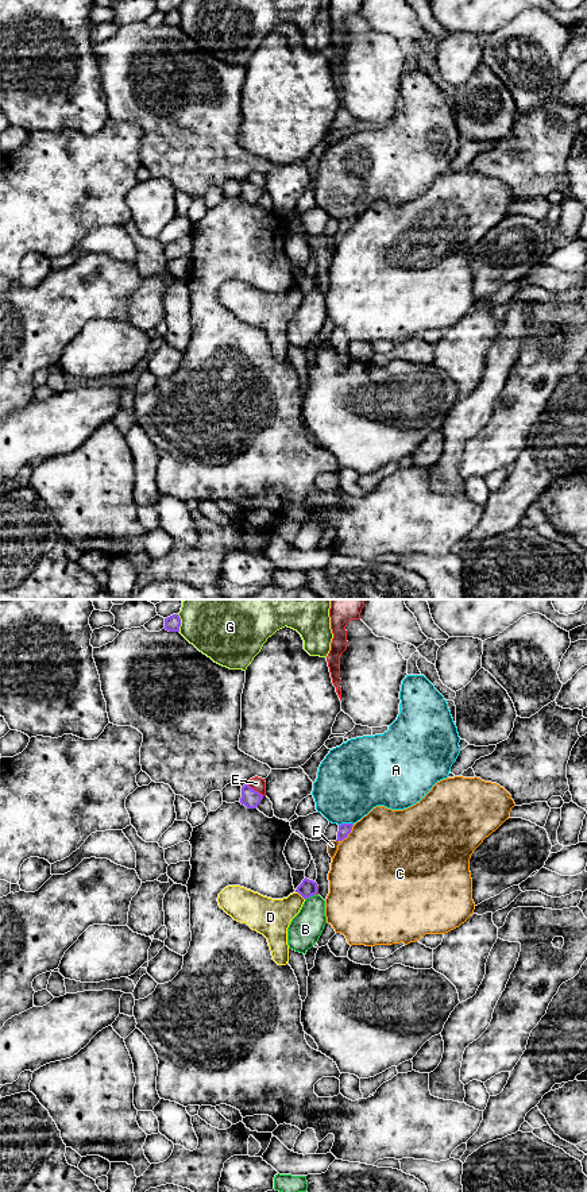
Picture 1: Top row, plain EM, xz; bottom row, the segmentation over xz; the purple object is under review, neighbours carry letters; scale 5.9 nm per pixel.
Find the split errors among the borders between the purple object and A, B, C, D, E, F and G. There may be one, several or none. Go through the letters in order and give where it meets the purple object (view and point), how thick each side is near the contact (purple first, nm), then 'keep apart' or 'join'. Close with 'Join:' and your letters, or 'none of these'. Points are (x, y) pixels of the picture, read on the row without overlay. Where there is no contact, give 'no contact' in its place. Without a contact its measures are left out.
A: xz (346, 219) | 80/400 nm | keep apart
B: xz (309, 292) | 100/190 nm | keep apart
C: xz (348, 228) | 80/500 nm | keep apart
D: xz (300, 289) | 100/220 nm | keep apart
E: xz (254, 185) | 110/80 nm | keep apart
F: xz (317, 285) | 100/20 nm | keep apart
G: xz (180, 18) | 90/320 nm | keep apart
Join: none of these

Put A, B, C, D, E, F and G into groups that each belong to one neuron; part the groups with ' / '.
A / B F / C / D / E / G

